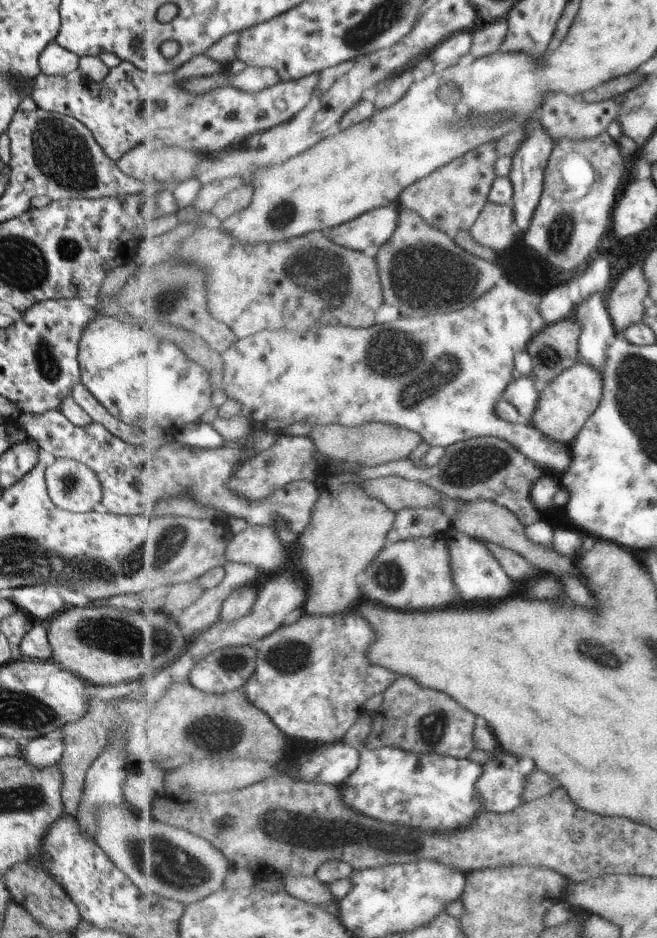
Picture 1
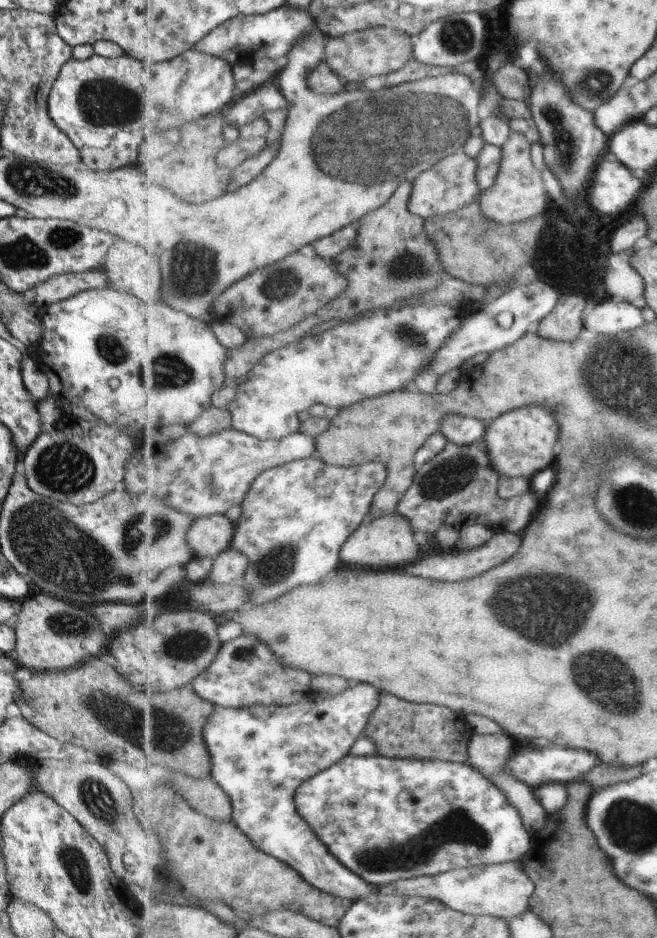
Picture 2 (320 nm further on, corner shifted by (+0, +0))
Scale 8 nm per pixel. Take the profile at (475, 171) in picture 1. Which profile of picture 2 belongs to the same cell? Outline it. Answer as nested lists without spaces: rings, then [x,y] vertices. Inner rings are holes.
[[[467,154],[447,156],[433,168],[427,169],[413,182],[414,190],[410,198],[410,211],[422,216],[425,220],[439,215],[453,214],[463,207],[479,200],[482,190],[478,183],[478,164]]]

